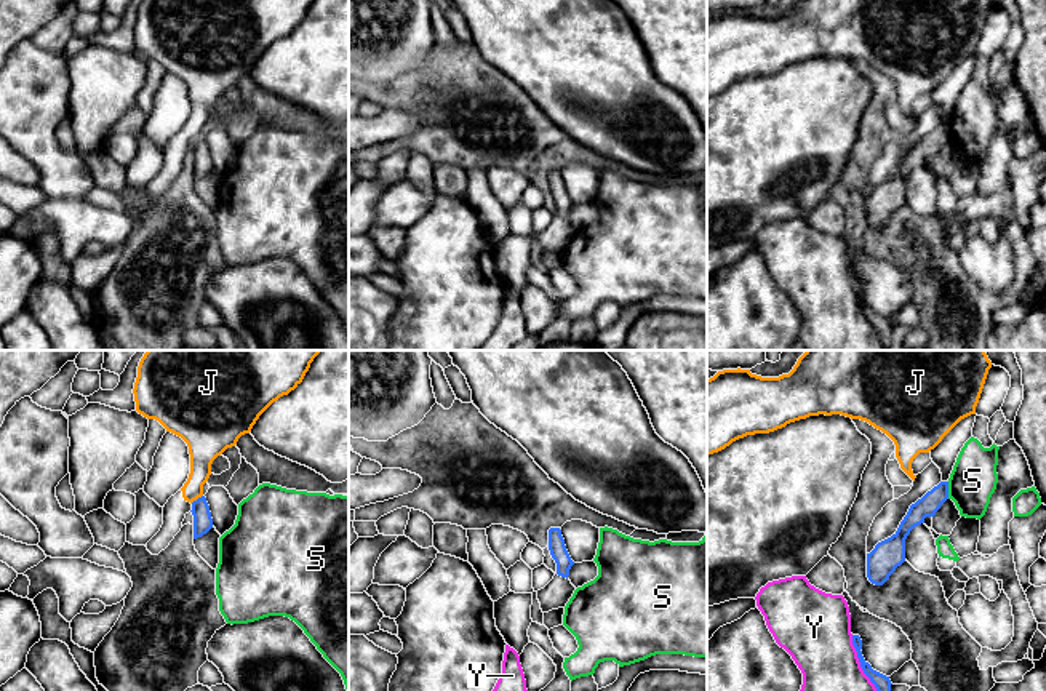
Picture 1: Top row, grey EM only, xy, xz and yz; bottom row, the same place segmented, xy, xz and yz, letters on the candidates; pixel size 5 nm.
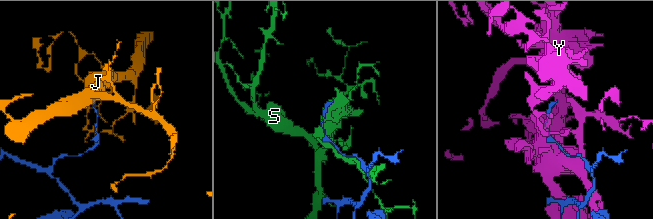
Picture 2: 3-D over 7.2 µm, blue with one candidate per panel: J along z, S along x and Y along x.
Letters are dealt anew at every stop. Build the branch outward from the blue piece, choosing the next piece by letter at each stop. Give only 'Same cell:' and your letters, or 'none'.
Same cell: none

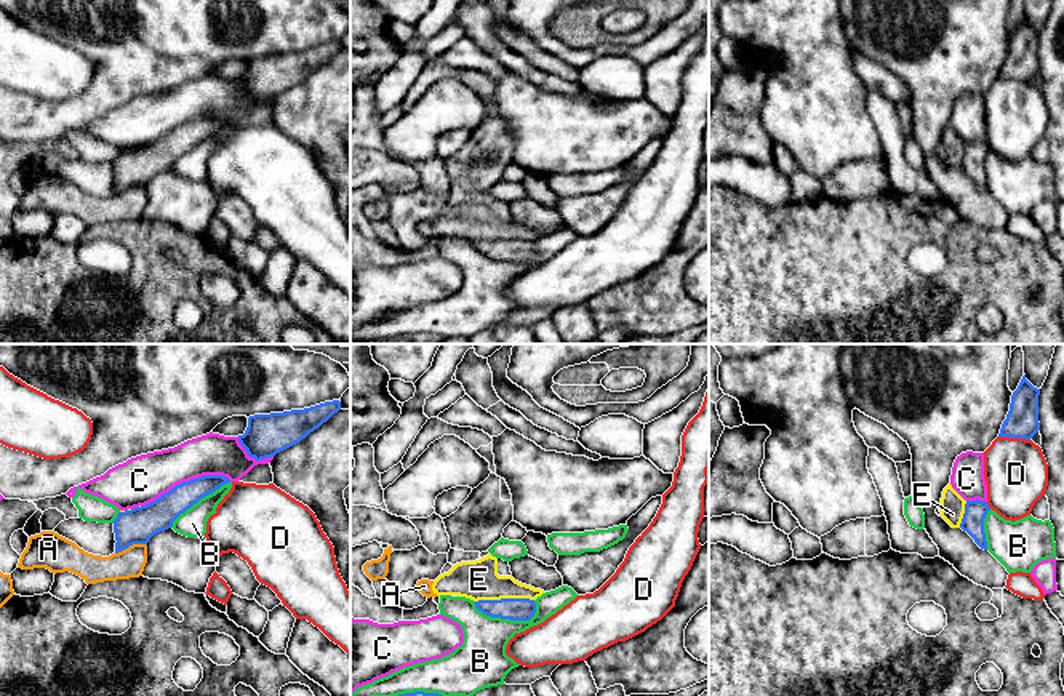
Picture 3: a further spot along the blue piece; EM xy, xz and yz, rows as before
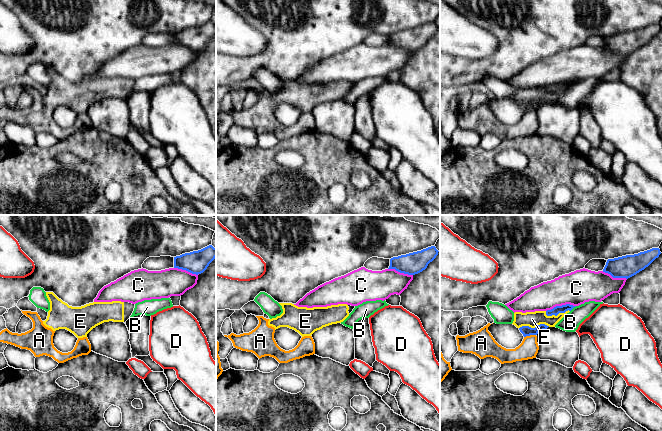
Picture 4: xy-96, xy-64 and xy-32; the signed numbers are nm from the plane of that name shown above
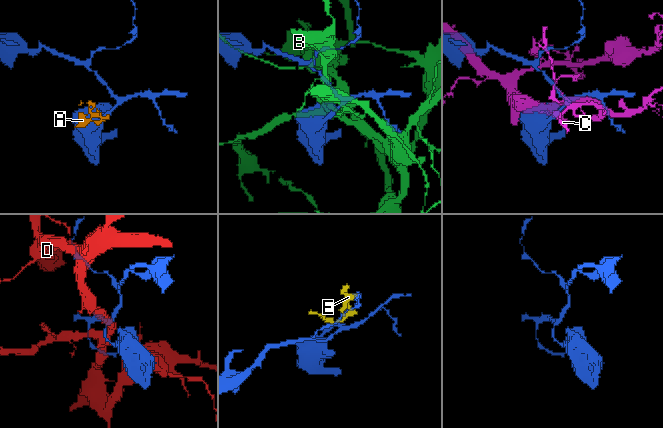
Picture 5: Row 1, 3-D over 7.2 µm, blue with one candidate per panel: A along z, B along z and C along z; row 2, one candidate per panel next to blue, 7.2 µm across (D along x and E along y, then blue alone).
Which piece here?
Same cell: none

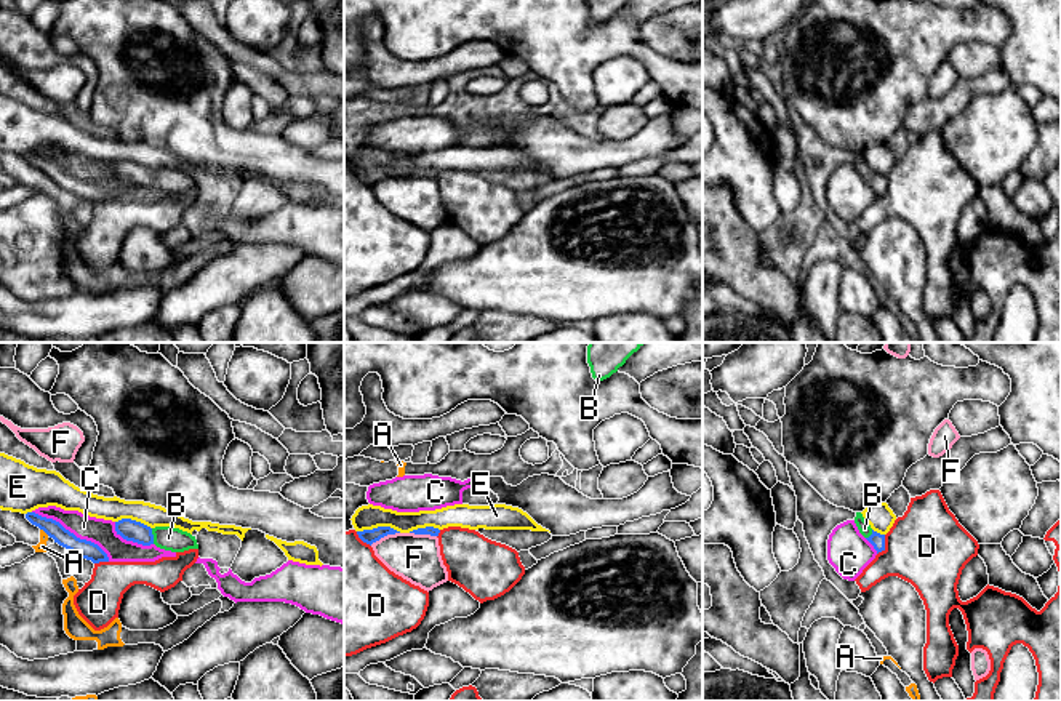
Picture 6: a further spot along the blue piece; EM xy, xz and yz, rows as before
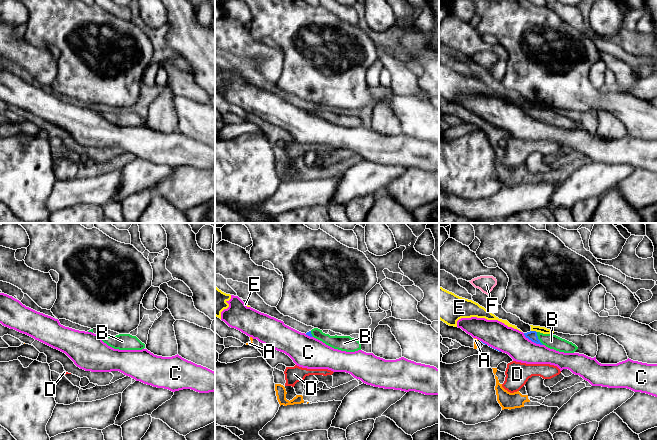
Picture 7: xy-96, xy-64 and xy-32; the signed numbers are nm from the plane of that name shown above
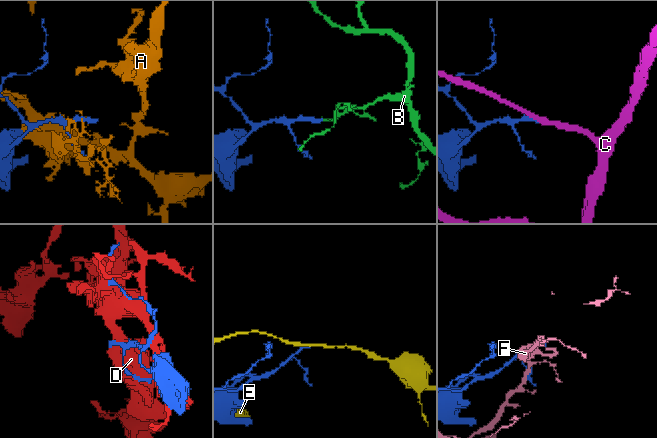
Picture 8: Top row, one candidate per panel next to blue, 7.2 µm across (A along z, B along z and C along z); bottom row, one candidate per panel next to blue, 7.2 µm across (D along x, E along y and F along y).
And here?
Same cell: B

